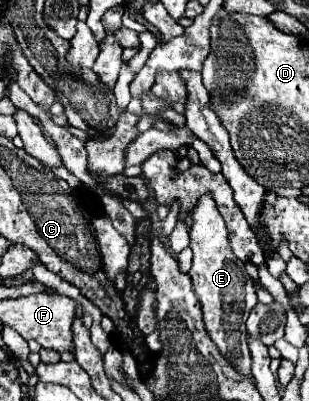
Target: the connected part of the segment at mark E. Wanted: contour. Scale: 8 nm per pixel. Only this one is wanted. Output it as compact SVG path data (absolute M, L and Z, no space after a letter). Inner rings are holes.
M212 195L200 197L196 209L192 211L192 225L190 225L190 249L194 253L192 267L188 271L194 291L200 299L204 325L210 339L216 343L220 353L244 375L250 375L250 353L246 343L246 329L244 321L248 319L250 309L256 305L256 291L252 285L250 275L244 269L244 263L232 253L226 223L220 217Z

